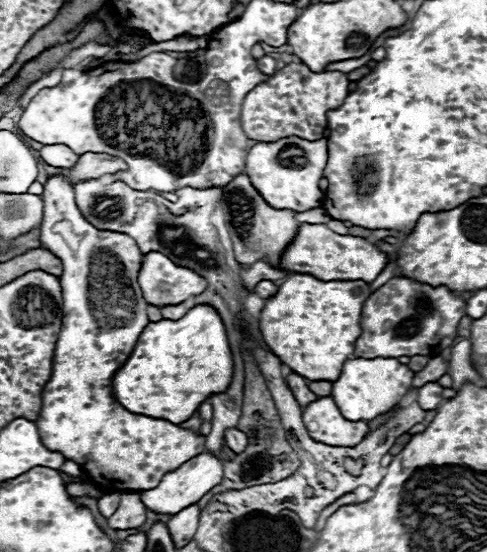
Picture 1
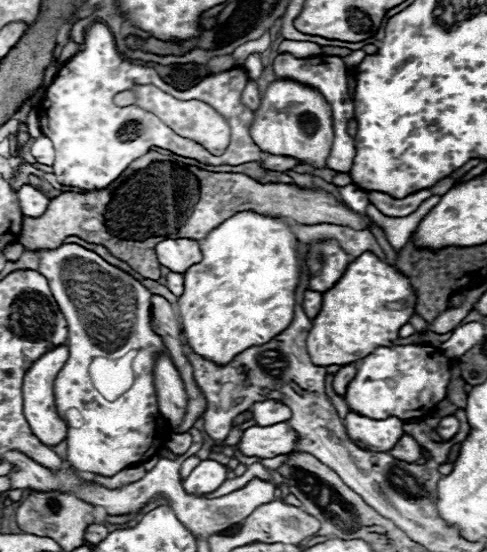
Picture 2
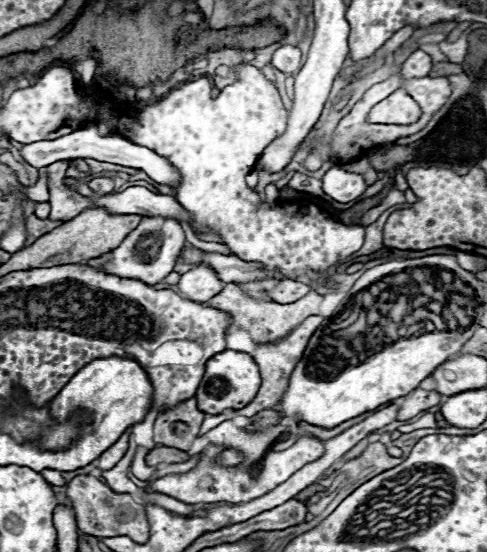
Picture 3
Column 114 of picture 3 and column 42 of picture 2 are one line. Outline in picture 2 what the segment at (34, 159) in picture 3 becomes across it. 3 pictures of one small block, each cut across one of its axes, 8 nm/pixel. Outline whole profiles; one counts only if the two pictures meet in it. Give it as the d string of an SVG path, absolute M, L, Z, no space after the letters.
M46 136L36 138L30 150L32 150L32 156L36 158L36 162L46 164L46 166L54 164L54 148L52 148L52 142Z

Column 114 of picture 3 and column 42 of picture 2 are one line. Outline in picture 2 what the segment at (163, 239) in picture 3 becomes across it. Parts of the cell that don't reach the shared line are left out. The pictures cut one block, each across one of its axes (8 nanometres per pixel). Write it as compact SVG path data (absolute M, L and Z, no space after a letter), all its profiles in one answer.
M60 244L54 250L34 252L38 254L40 260L38 272L44 274L44 278L48 278L50 290L68 322L70 332L66 340L70 356L54 380L56 410L69 427L66 436L68 442L66 460L80 472L92 472L102 476L114 476L116 472L128 468L130 464L150 460L152 456L158 454L158 450L166 448L166 442L172 436L172 428L164 422L158 410L158 398L154 388L154 360L158 352L164 350L164 342L150 326L152 294L130 274L108 264L96 252L86 250L78 244Z

